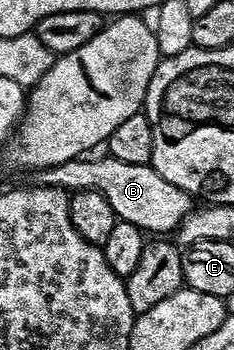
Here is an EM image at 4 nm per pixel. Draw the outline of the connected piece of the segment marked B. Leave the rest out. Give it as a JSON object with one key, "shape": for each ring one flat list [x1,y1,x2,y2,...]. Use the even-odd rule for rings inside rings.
{"shape":[[102,156,66,161,38,170,33,177,34,184,58,187,64,191,91,189,105,195,118,220,133,223,147,235,167,235,170,229,171,232,178,230,180,223,191,214,192,197,179,187,173,187,173,183,165,183,165,179,161,179,161,175,157,175,157,171,150,165,121,163,121,159,116,157]]}

